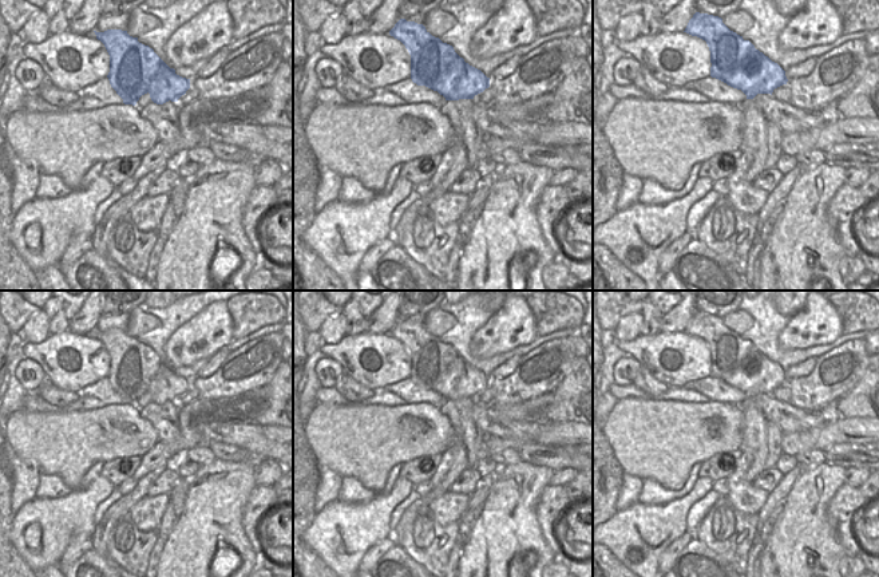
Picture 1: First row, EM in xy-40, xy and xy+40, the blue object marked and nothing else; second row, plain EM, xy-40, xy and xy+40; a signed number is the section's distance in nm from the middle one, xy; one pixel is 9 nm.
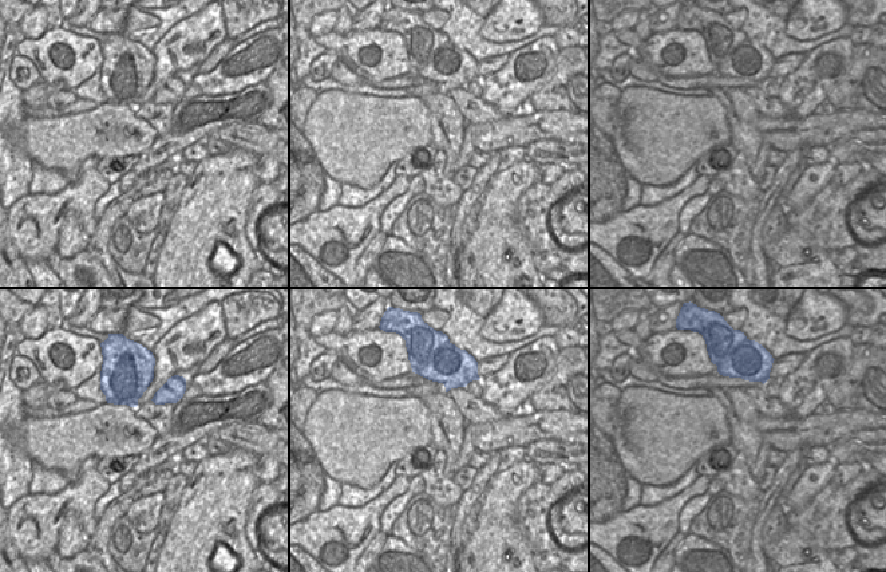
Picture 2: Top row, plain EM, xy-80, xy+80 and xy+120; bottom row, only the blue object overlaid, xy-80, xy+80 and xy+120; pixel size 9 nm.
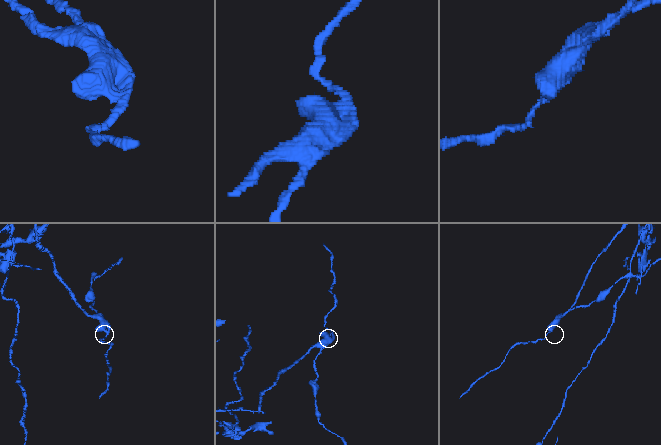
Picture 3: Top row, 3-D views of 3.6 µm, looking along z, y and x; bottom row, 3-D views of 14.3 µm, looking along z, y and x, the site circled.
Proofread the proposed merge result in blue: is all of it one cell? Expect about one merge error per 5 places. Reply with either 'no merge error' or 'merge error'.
merge error

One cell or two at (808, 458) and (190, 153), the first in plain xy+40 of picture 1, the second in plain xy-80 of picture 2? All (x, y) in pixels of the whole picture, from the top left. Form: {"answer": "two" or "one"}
{"answer": "one"}

